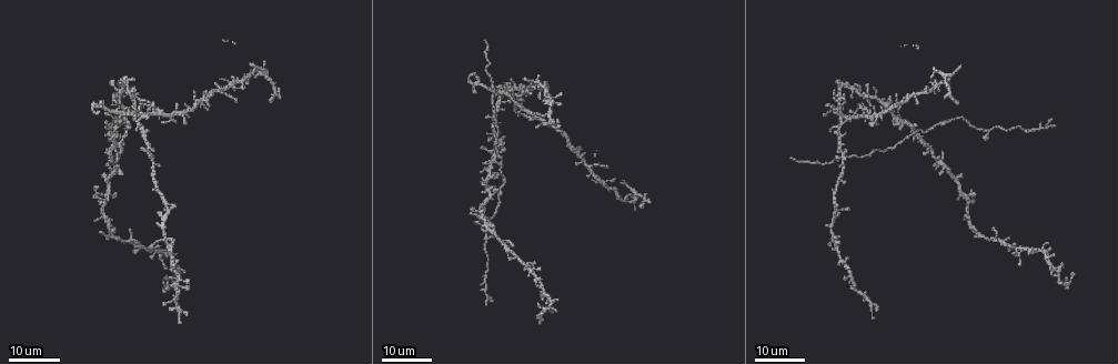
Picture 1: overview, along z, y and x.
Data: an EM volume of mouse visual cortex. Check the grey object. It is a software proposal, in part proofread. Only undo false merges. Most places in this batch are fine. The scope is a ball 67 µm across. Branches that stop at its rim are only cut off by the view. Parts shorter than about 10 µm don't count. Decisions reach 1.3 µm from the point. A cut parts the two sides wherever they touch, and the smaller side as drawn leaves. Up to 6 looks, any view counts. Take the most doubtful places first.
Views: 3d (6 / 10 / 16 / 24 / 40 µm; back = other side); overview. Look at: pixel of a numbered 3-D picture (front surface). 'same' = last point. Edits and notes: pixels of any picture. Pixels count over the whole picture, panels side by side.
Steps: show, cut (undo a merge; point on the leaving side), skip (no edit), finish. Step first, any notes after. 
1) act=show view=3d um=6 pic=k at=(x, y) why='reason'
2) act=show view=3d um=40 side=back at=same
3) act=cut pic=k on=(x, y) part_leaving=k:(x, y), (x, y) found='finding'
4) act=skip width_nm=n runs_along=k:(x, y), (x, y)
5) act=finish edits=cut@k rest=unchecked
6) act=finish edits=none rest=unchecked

act=show view=3d um=24 pic=1 at=(496, 160) why='three arms meet'

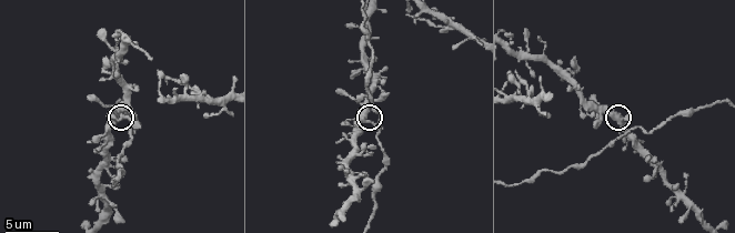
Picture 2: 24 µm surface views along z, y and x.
act=show view=3d um=10 pic=2 at=(622, 120) why='closer look'

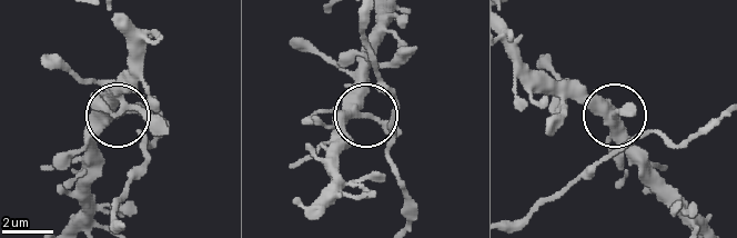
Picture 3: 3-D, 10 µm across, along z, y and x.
act=skip found='all the same cell'

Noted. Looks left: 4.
act=show view=3d um=24 pic=1 at=(511, 92) why='four arms meet'

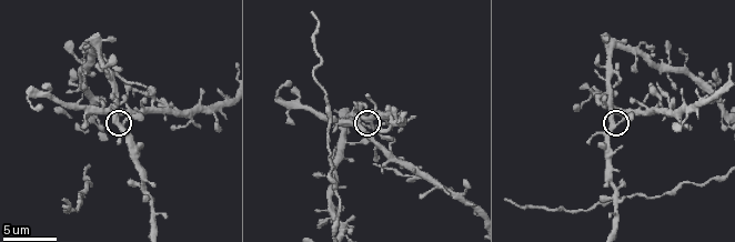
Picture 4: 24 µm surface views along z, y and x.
act=show view=3d um=10 pic=4 at=(614, 124)

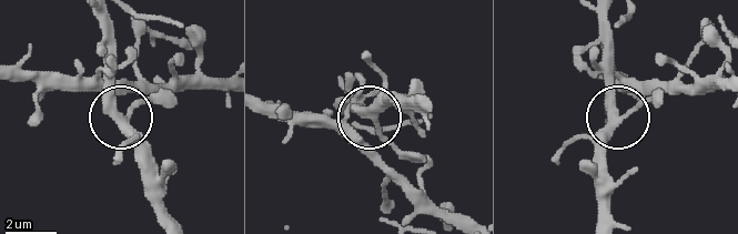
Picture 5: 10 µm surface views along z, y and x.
act=skip runs_along=5:(335, 105), (356, 103), (370, 115), (393, 92) found='all the same cell'

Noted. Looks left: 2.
act=show view=3d um=24 pic=1 at=(250, 78) why='three-way junction'

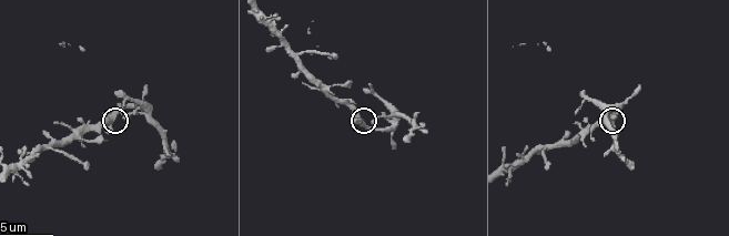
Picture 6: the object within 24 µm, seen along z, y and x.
act=show view=3d um=10 pic=6 at=(111, 116)

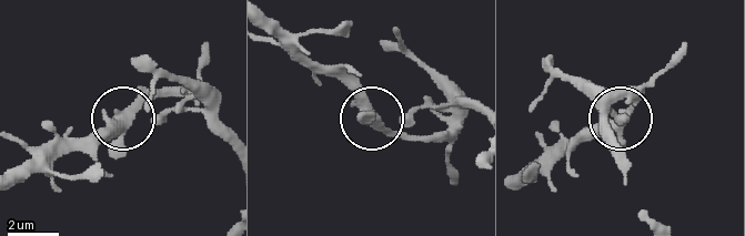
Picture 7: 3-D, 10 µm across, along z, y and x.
act=skip arms=3 found='all the same cell'

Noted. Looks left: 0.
act=finish edits=none rest=unchecked

